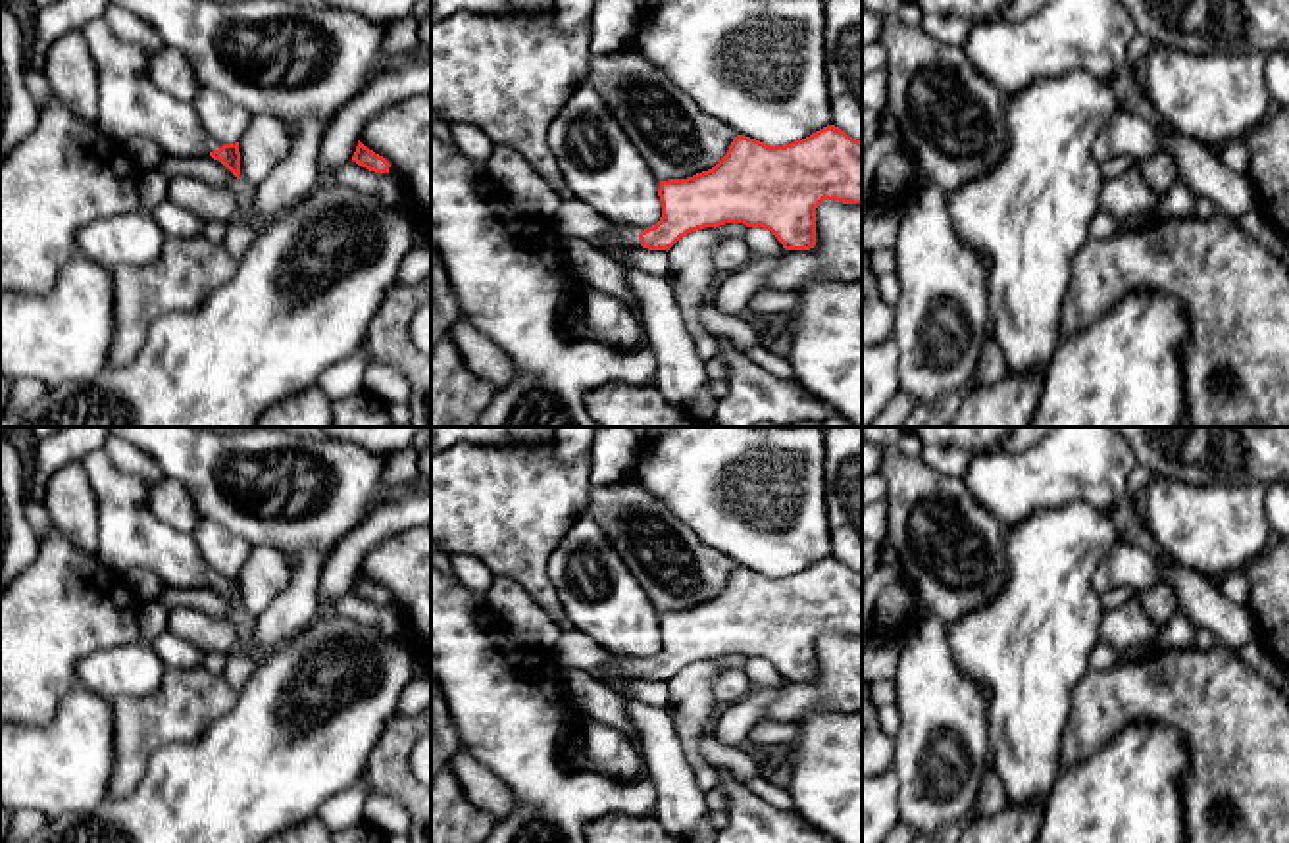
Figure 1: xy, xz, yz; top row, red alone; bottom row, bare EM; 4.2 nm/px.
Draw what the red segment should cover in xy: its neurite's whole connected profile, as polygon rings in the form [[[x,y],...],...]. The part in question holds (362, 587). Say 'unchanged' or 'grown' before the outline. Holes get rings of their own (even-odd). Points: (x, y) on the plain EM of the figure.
unchanged; [[[360,572],[352,587],[352,593],[375,604],[389,604],[389,599],[391,599],[391,595],[383,587],[375,585],[367,577],[364,577]]]

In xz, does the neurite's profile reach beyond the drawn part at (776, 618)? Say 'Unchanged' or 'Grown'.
Grown

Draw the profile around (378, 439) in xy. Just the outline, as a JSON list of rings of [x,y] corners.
[[[323,427],[333,439],[346,439],[371,452],[396,452],[412,445],[425,427]]]

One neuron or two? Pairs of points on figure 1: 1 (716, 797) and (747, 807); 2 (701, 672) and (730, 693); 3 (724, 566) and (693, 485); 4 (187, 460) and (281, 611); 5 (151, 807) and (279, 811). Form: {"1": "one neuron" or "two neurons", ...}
{"1": "two neurons", "2": "two neurons", "3": "two neurons", "4": "one neuron", "5": "one neuron"}

